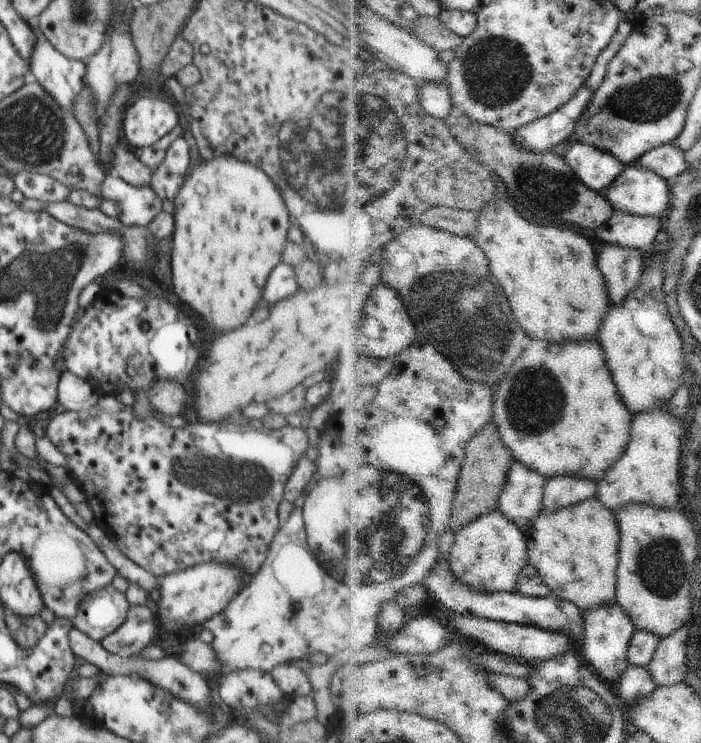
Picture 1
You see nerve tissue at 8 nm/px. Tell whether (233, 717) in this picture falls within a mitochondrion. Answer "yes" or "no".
no

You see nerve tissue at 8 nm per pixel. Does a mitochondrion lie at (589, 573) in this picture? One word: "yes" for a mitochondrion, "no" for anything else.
no

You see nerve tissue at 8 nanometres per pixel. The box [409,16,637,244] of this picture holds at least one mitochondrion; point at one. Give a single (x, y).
(491, 67)

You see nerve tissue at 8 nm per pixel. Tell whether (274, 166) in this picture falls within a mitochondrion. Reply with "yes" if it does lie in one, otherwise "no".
yes

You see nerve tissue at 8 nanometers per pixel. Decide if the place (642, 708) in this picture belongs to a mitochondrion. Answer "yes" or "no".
no

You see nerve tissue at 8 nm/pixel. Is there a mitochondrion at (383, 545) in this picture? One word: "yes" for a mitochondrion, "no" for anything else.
yes

